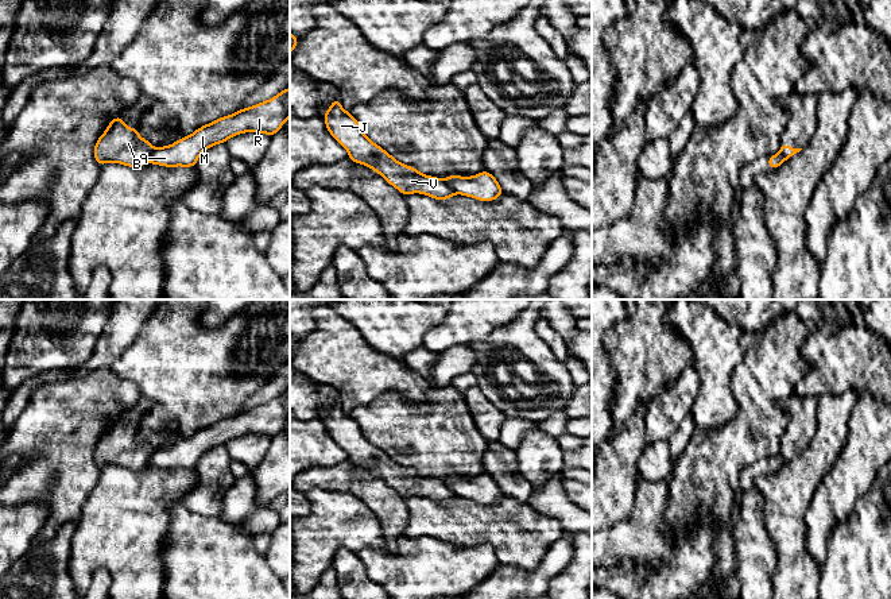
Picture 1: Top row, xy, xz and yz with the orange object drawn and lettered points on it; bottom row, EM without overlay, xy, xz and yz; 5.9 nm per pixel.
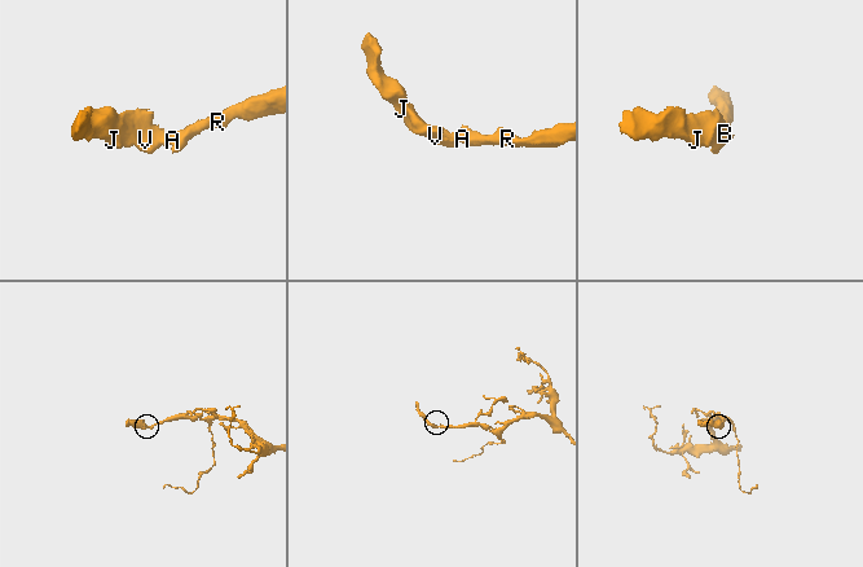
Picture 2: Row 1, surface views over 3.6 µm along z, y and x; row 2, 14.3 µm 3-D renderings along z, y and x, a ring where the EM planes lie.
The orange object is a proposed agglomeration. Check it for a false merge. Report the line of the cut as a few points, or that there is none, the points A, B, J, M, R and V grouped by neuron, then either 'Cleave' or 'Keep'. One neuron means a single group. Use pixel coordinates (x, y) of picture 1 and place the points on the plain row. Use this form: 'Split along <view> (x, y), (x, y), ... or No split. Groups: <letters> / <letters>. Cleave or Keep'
Split along xy (154, 452), (146, 464). Groups: A M R / B J V. Cleave

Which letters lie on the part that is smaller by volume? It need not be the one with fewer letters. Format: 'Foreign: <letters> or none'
Foreign: B, J, V

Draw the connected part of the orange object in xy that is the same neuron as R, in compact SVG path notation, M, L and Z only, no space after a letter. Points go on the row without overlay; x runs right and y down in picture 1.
M290 390L267 403L218 420L171 448L158 449L147 465L166 469L195 469L199 457L209 449L249 433L274 438L288 420Z

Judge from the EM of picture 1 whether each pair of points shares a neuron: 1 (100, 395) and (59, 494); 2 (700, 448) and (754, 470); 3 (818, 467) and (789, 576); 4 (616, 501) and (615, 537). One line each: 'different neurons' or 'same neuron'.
1: same neuron
2: different neurons
3: same neuron
4: different neurons

